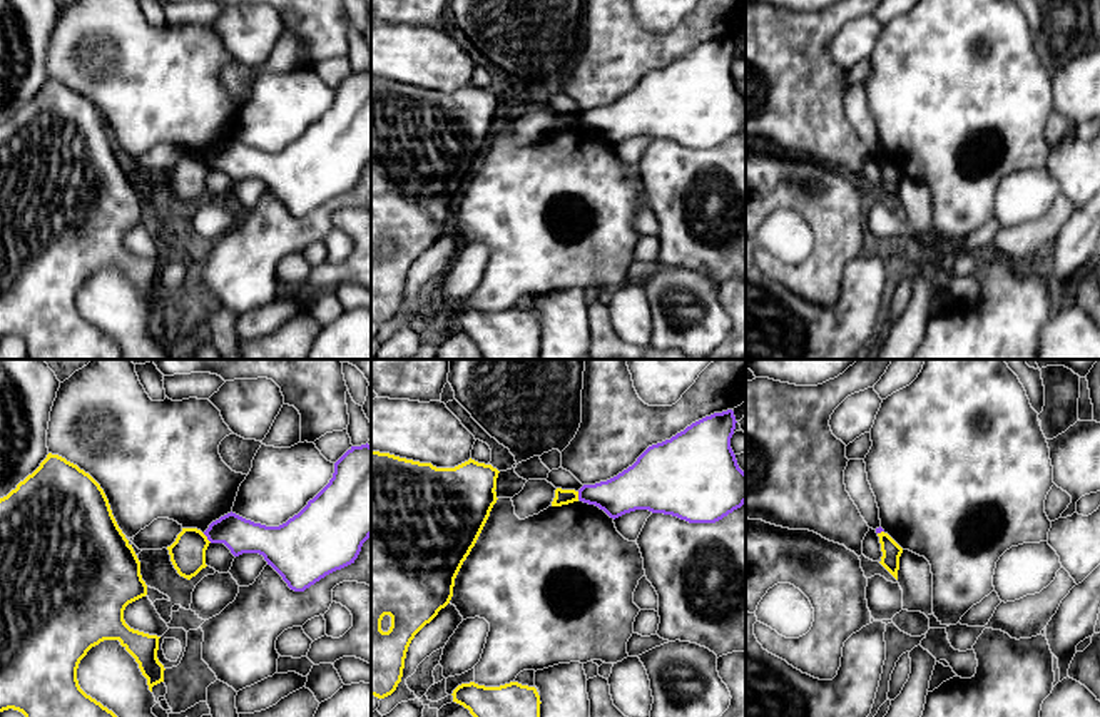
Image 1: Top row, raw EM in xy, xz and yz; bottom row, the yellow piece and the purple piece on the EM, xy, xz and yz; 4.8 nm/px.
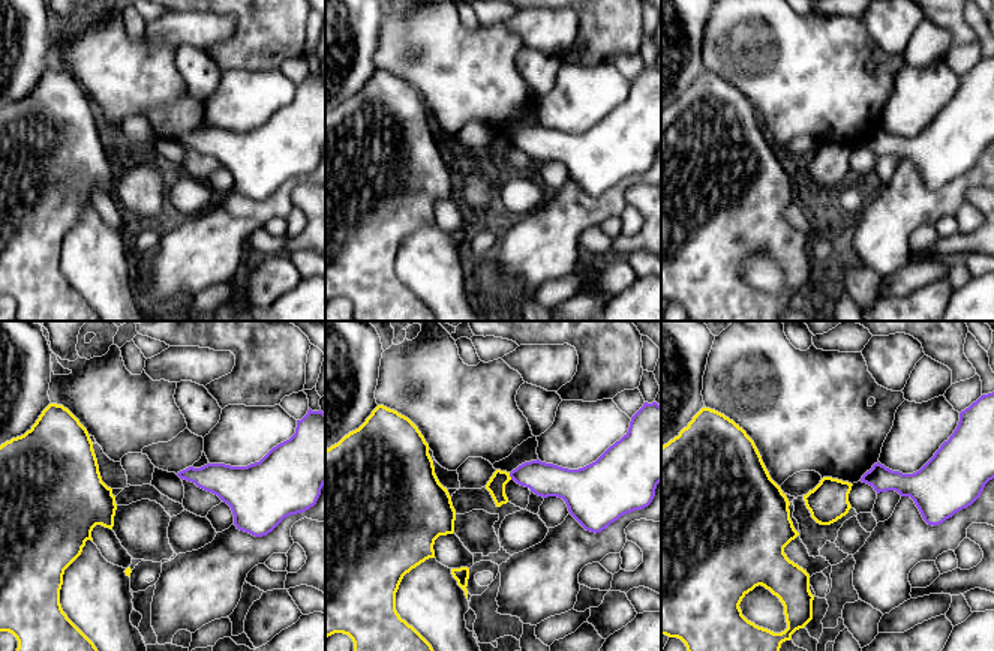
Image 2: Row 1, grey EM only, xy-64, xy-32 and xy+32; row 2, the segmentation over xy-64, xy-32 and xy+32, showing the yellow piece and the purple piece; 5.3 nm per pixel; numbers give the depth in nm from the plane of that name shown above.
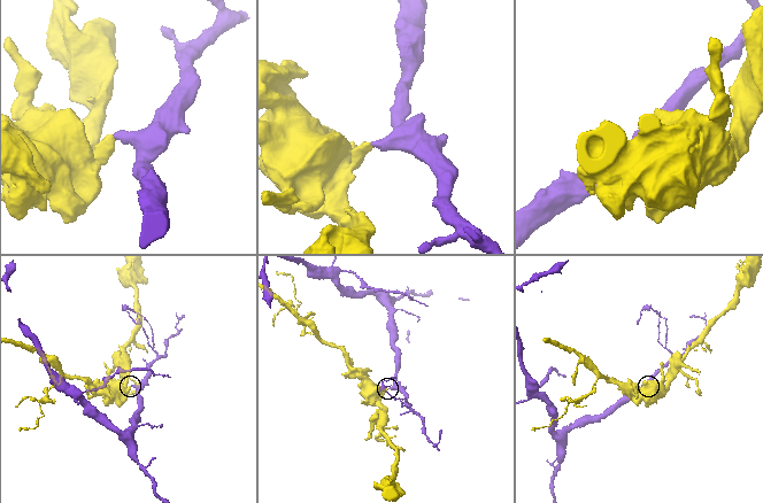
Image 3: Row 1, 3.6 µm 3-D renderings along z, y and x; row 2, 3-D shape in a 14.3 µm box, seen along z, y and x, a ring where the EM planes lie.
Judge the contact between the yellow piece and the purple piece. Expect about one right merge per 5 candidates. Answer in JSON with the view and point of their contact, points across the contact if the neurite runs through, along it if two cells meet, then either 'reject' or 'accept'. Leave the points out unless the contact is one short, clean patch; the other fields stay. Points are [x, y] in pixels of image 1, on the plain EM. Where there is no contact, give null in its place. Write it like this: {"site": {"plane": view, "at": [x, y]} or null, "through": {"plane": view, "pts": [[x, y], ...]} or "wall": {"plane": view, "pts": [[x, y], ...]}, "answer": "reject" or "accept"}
{"site": {"plane": "xy", "at": [206, 164]}, "wall": {"plane": "xy", "pts": [[203, 159], [211, 167]]}, "answer": "reject"}

